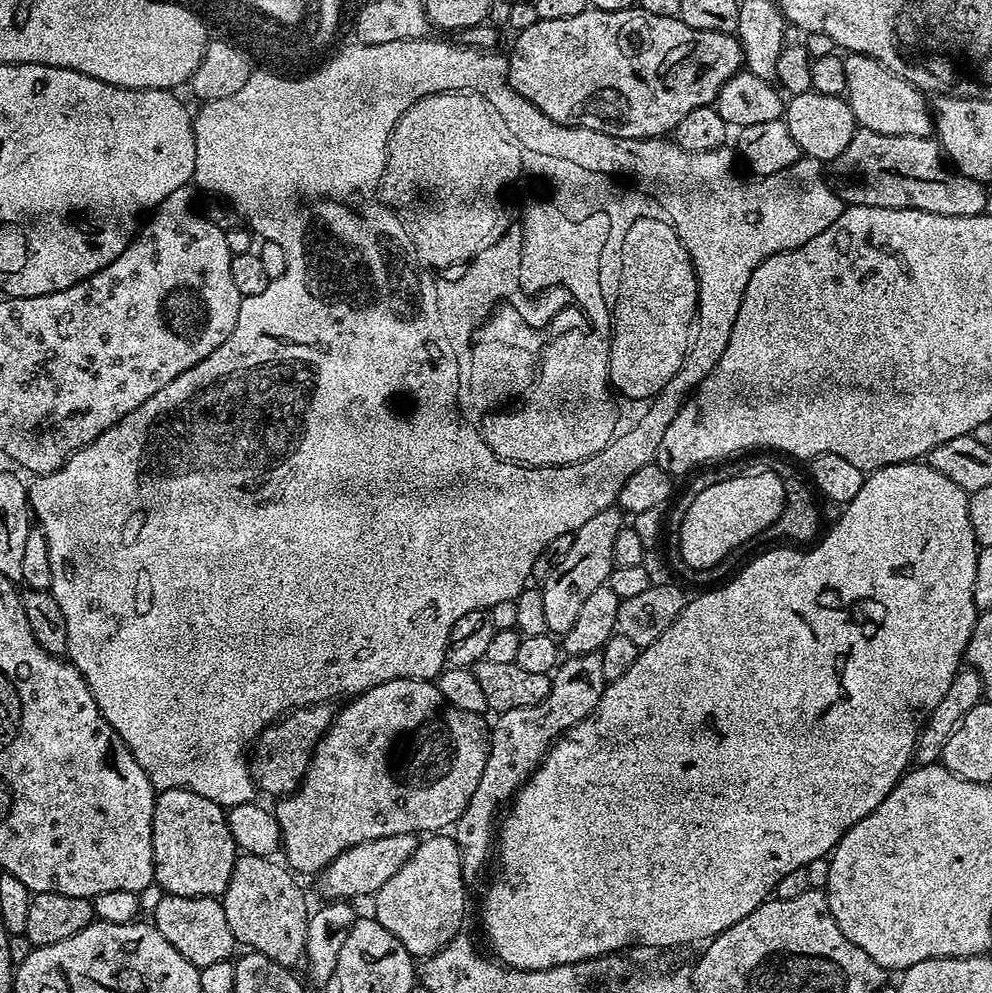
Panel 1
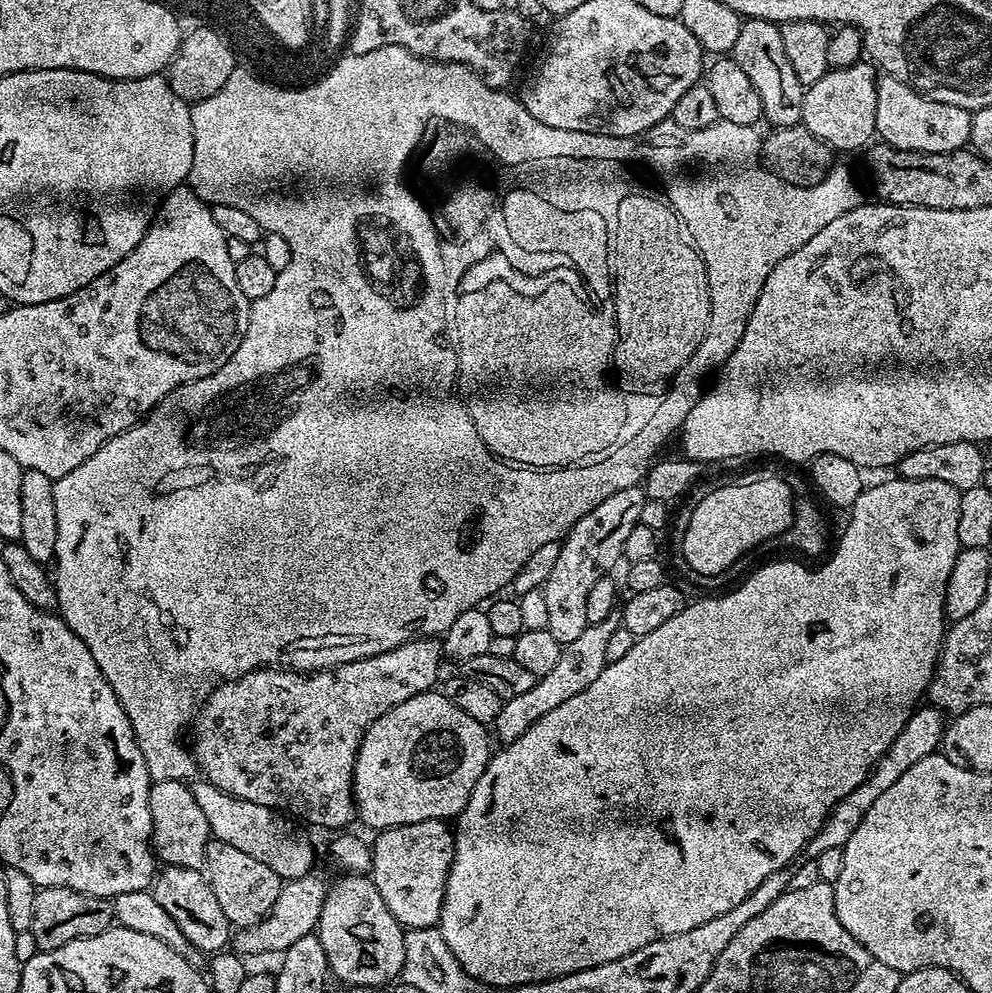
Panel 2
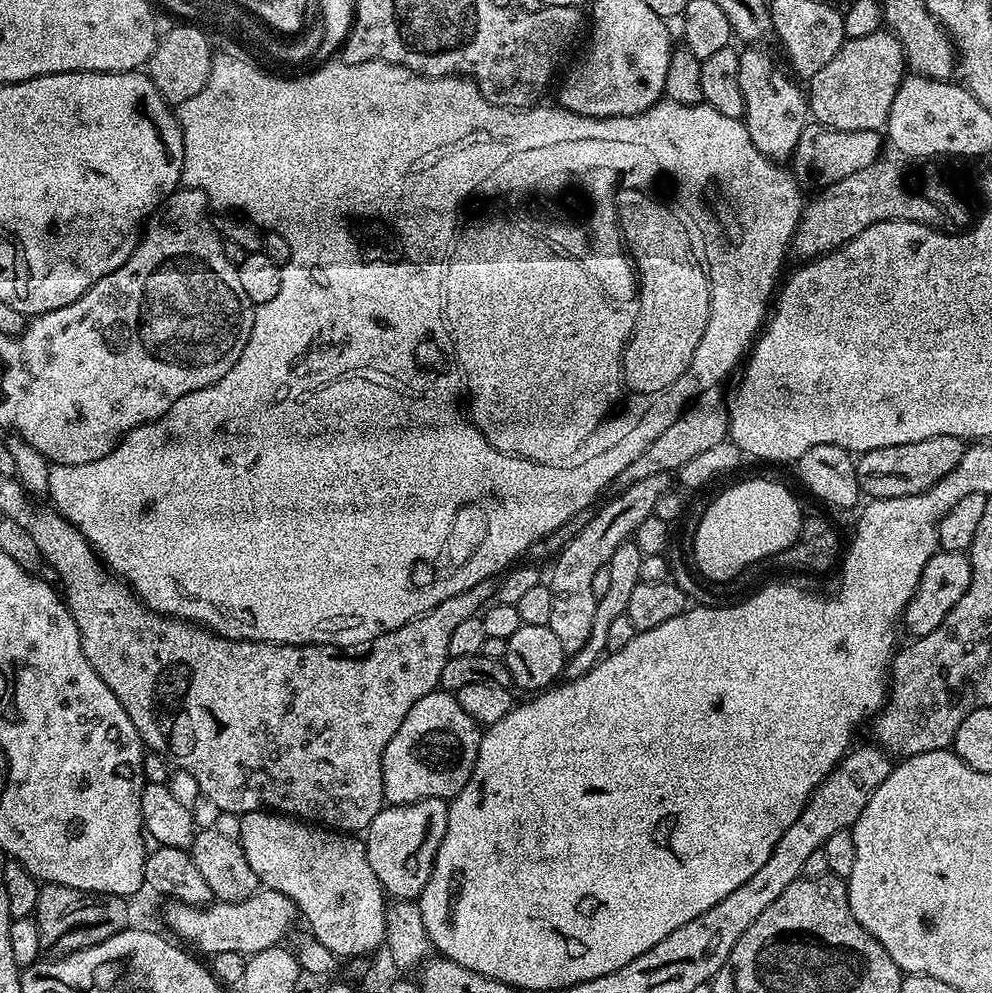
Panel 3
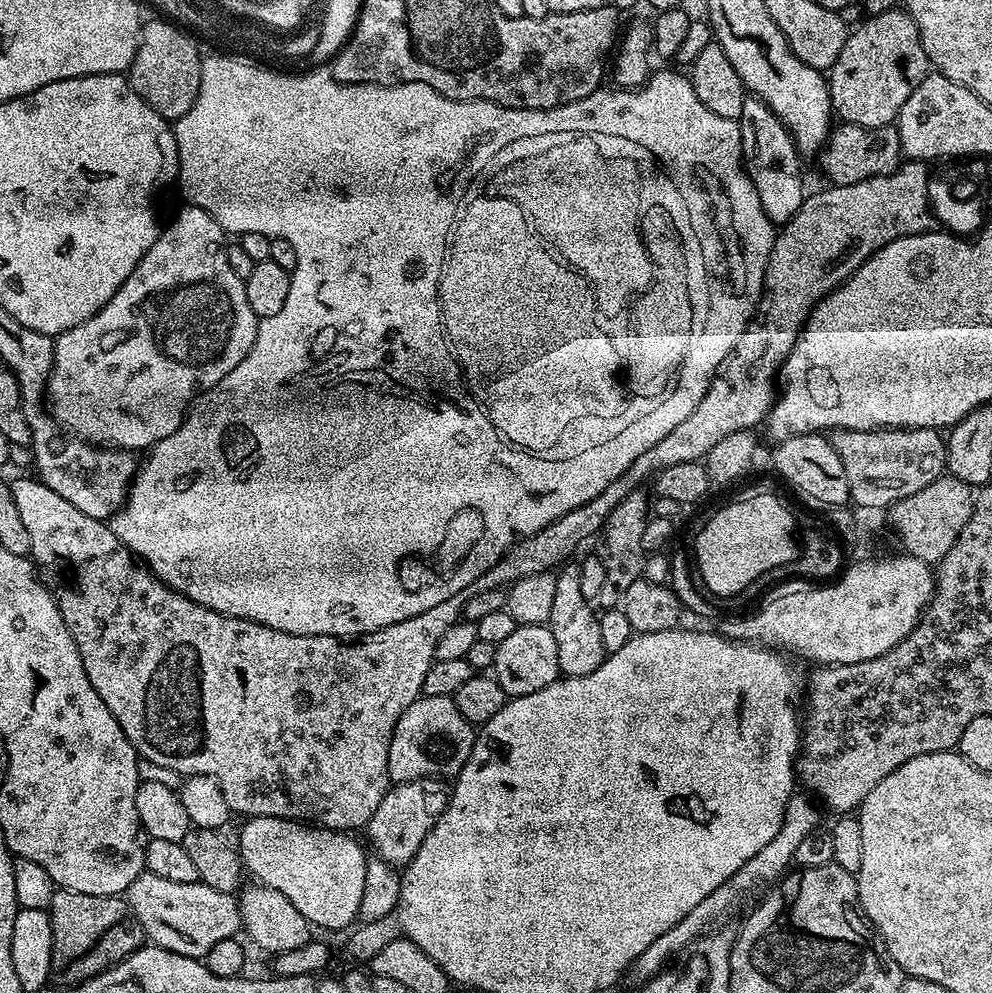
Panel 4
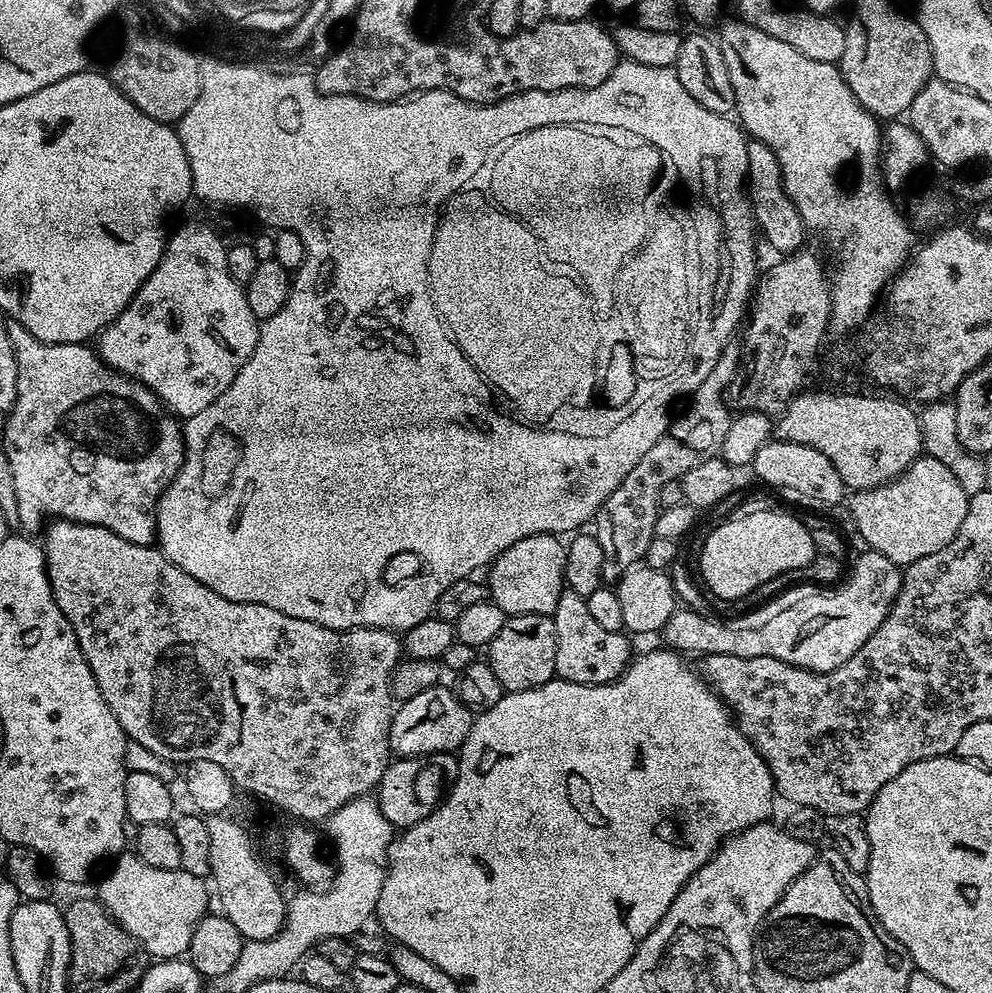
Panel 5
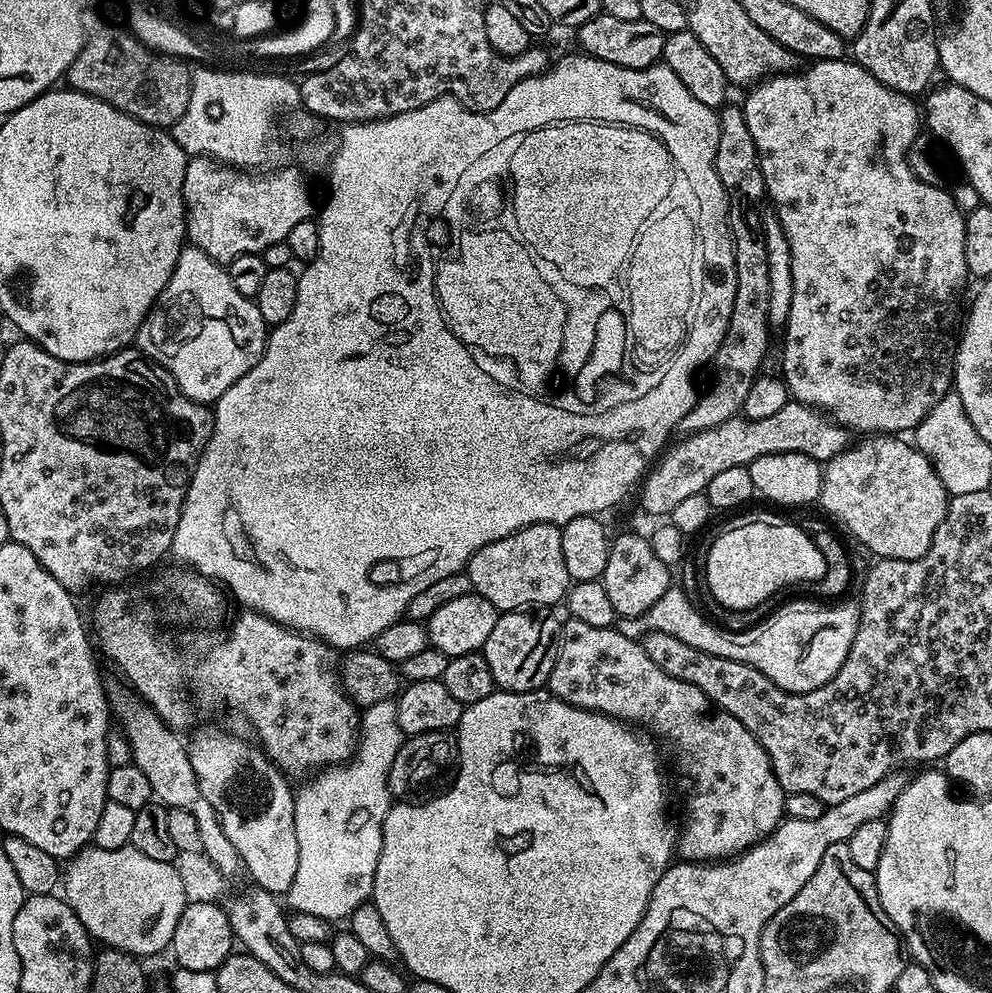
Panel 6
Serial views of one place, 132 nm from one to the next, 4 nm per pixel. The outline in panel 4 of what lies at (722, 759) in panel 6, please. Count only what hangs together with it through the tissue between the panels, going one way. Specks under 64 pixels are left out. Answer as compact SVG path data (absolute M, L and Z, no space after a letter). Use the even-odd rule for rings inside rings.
M568 562L555 573L554 607L550 610L550 618L546 627L554 634L554 642L558 642L558 666L564 676L581 676L590 674L602 666L606 655L602 646L602 634L598 630L599 615L586 598L582 598L582 582L580 570L575 563Z

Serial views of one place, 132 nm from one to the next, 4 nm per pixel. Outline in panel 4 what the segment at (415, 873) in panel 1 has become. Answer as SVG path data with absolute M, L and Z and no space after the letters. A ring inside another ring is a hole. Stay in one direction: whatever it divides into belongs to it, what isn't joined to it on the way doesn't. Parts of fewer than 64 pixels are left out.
M434 776L392 784L366 825L366 833L376 847L375 855L393 866L407 866L414 854L418 854L418 846L422 846L426 834L430 834L446 810L449 795L449 785Z

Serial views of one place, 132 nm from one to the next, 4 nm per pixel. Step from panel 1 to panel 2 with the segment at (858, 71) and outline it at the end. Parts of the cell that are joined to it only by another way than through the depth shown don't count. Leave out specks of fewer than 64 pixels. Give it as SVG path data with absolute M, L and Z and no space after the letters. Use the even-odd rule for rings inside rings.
M881 75L876 82L876 136L891 148L911 152L959 152L972 138L972 113L962 106L946 106L907 88L898 78Z

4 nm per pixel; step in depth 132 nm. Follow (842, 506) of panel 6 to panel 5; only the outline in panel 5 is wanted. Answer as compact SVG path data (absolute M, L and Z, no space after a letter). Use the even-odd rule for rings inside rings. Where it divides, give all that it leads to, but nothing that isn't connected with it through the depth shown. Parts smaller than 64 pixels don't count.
M927 454L920 455L901 476L888 484L879 484L877 488L861 488L853 491L852 520L856 523L856 532L865 540L867 547L873 552L890 558L890 562L907 566L918 562L918 558L926 558L926 554L934 554L942 550L954 534L958 534L958 526L962 526L962 518L966 518L968 494L962 488L954 474L938 459Z

